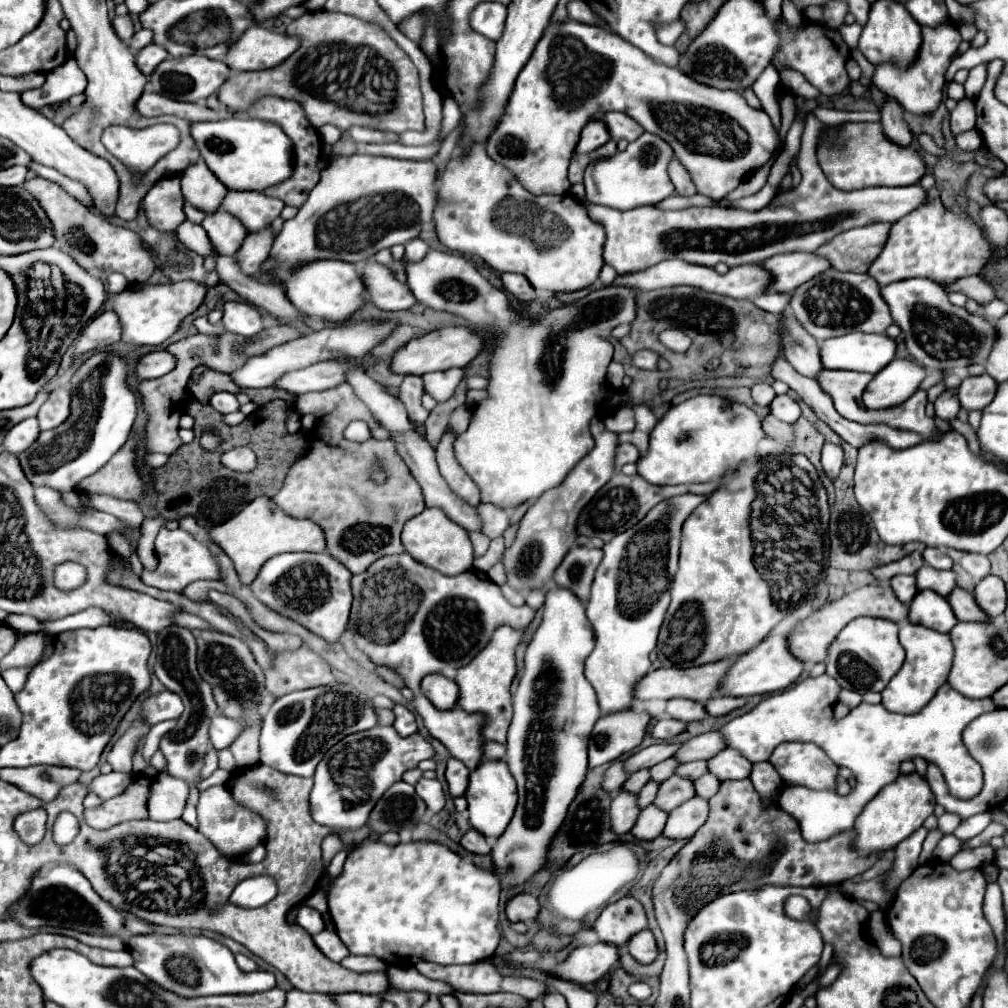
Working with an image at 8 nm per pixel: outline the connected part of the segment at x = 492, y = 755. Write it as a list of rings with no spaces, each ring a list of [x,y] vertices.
[[[484,741],[483,752],[486,755],[486,758],[492,760],[500,760],[503,759],[506,753],[506,748],[504,749],[504,745],[492,742],[492,741]]]

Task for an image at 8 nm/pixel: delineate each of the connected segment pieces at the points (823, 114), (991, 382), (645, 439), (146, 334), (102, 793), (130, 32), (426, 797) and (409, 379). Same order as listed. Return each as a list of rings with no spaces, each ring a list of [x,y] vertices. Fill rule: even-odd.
[[[814,108],[812,114],[818,116],[818,120],[822,124],[828,124],[828,126],[836,126],[836,124],[842,124],[842,122],[880,121],[878,111],[842,112],[842,110],[834,110],[834,108]]]
[[[988,374],[968,376],[962,380],[958,388],[958,400],[966,410],[982,410],[986,404],[992,402],[996,388],[998,388],[996,380],[990,378]]]
[[[634,430],[634,432],[632,432],[630,442],[632,442],[632,444],[636,444],[636,446],[638,446],[638,450],[640,450],[640,456],[644,456],[648,452],[649,434],[642,432],[642,430]]]
[[[192,280],[184,282],[172,282],[172,284],[158,284],[158,286],[146,286],[146,284],[130,284],[124,292],[110,296],[108,308],[118,312],[122,320],[122,340],[128,344],[140,344],[140,346],[158,346],[164,340],[168,340],[176,328],[180,326],[182,318],[192,314],[204,300],[206,286],[196,284]]]
[[[124,772],[100,774],[88,784],[88,792],[94,792],[100,800],[110,800],[126,790],[126,784],[130,784],[130,776],[134,774],[124,774]]]
[[[124,14],[124,16],[116,16],[114,18],[114,30],[116,34],[124,40],[124,42],[130,42],[130,38],[134,36],[134,22],[130,18],[130,14]]]
[[[422,778],[416,784],[416,792],[426,802],[428,810],[434,812],[434,814],[438,814],[444,808],[444,804],[446,804],[444,792],[442,792],[442,784],[438,780],[426,780],[426,778]]]
[[[406,376],[399,387],[400,400],[408,410],[408,416],[416,422],[424,422],[428,418],[428,410],[422,406],[420,398],[424,394],[424,380],[422,376]]]

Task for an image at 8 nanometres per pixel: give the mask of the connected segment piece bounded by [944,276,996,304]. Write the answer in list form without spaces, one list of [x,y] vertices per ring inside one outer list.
[[[966,276],[966,278],[960,278],[948,286],[944,286],[944,290],[950,294],[950,292],[960,292],[960,294],[966,294],[968,298],[976,300],[978,304],[986,304],[990,300],[994,300],[994,290],[990,284],[986,284],[980,276]]]

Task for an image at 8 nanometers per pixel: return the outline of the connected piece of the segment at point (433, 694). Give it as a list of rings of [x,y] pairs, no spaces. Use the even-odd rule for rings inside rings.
[[[442,674],[424,676],[420,688],[438,710],[452,710],[458,702],[458,684]]]

